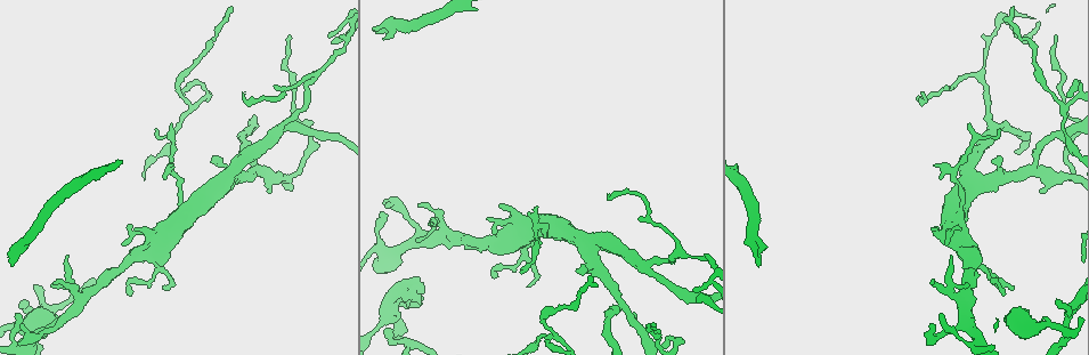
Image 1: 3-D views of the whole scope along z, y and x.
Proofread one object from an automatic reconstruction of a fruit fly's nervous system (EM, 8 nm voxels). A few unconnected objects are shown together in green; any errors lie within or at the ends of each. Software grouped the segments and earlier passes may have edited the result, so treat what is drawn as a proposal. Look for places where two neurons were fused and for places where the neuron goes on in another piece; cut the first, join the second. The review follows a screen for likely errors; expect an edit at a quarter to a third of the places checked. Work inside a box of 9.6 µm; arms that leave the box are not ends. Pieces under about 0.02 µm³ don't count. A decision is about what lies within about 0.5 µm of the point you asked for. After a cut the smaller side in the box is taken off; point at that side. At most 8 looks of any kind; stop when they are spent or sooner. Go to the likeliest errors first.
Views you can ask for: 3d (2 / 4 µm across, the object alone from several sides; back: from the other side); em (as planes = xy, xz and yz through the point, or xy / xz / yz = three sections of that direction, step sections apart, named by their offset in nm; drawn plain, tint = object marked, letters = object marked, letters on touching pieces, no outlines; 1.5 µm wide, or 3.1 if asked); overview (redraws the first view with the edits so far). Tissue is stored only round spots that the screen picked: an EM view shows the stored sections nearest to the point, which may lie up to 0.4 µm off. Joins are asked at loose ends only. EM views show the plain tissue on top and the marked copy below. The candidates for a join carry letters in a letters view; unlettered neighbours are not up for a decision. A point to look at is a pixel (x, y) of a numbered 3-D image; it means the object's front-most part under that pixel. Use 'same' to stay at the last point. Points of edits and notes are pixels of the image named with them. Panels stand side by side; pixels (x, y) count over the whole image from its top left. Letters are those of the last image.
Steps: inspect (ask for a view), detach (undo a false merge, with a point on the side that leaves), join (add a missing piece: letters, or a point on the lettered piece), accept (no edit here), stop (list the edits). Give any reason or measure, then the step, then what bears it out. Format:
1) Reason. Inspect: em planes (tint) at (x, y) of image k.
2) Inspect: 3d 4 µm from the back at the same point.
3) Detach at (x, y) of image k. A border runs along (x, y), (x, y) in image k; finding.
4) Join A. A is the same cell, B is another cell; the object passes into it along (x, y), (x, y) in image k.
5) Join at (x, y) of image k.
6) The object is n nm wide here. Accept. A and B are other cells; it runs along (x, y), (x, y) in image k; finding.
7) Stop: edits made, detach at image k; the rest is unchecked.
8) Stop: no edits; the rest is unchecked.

Sudden change in width. Inspect: em planes (letters) at (183, 217) of image 1.

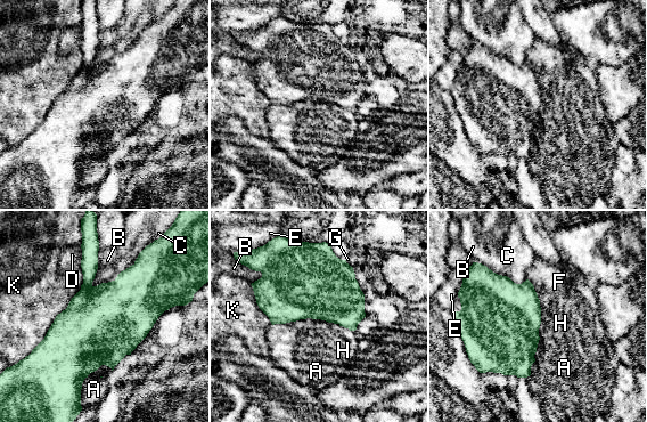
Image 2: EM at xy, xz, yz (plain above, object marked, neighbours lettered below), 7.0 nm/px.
The object is 550 nm wide here. Accept. A, B, C, D, E, F, G, H and K are other cells; a border runs along (243, 264), (259, 270), (262, 276) in image 2; all the same neuron.

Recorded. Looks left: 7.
Free end. Inspect: em planes (letters) at (951, 256) of image 1.

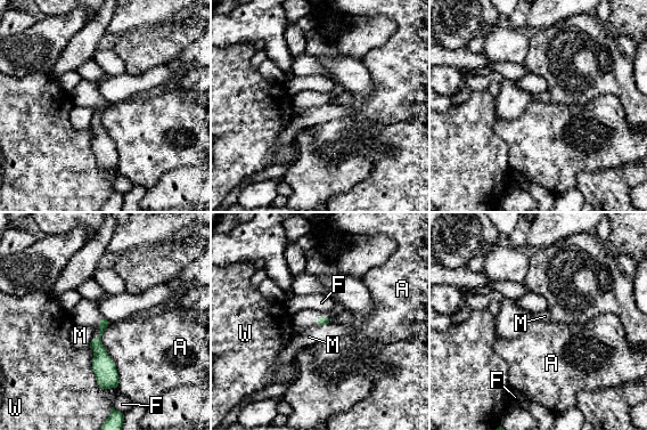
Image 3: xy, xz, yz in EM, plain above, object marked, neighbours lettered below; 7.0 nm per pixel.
Accept. A, F, M and W are other cells; a border runs along (327, 323), (319, 325) in image 3; no lettered piece goes on from it.

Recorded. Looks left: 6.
Branch stops here. Inspect: em planes (tint) at (214, 156) of image 1.

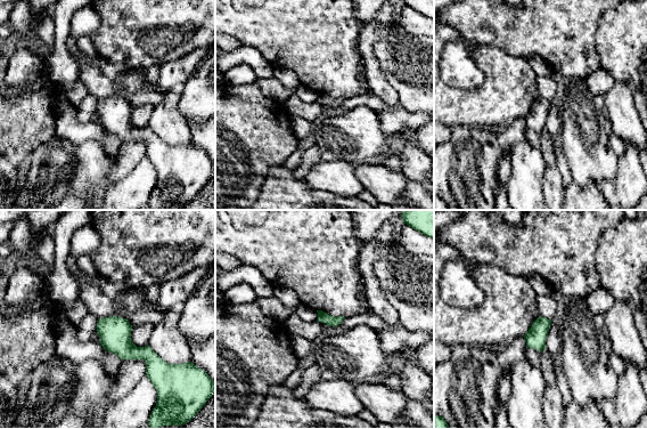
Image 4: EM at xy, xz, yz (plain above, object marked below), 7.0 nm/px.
See the neighbours. Inspect: em planes (letters) at the same point.

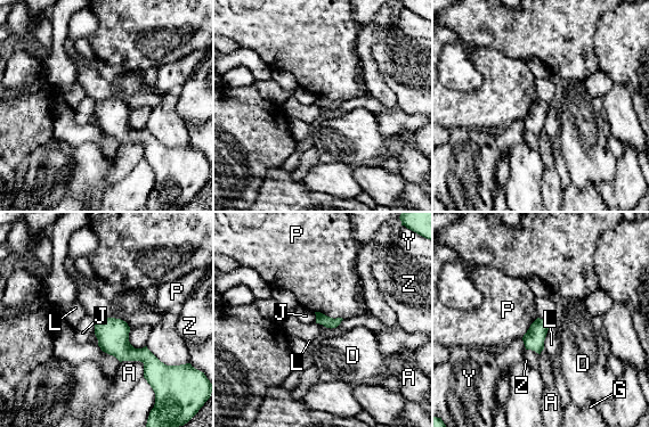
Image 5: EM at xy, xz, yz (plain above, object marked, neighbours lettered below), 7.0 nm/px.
Accept. A, D, G, J, L, P, Y and Z are other cells; a border runs along (315, 311), (342, 319) in image 5; no lettered piece goes on from it.

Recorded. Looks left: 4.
Stop: no edits; the rest is unchecked.

